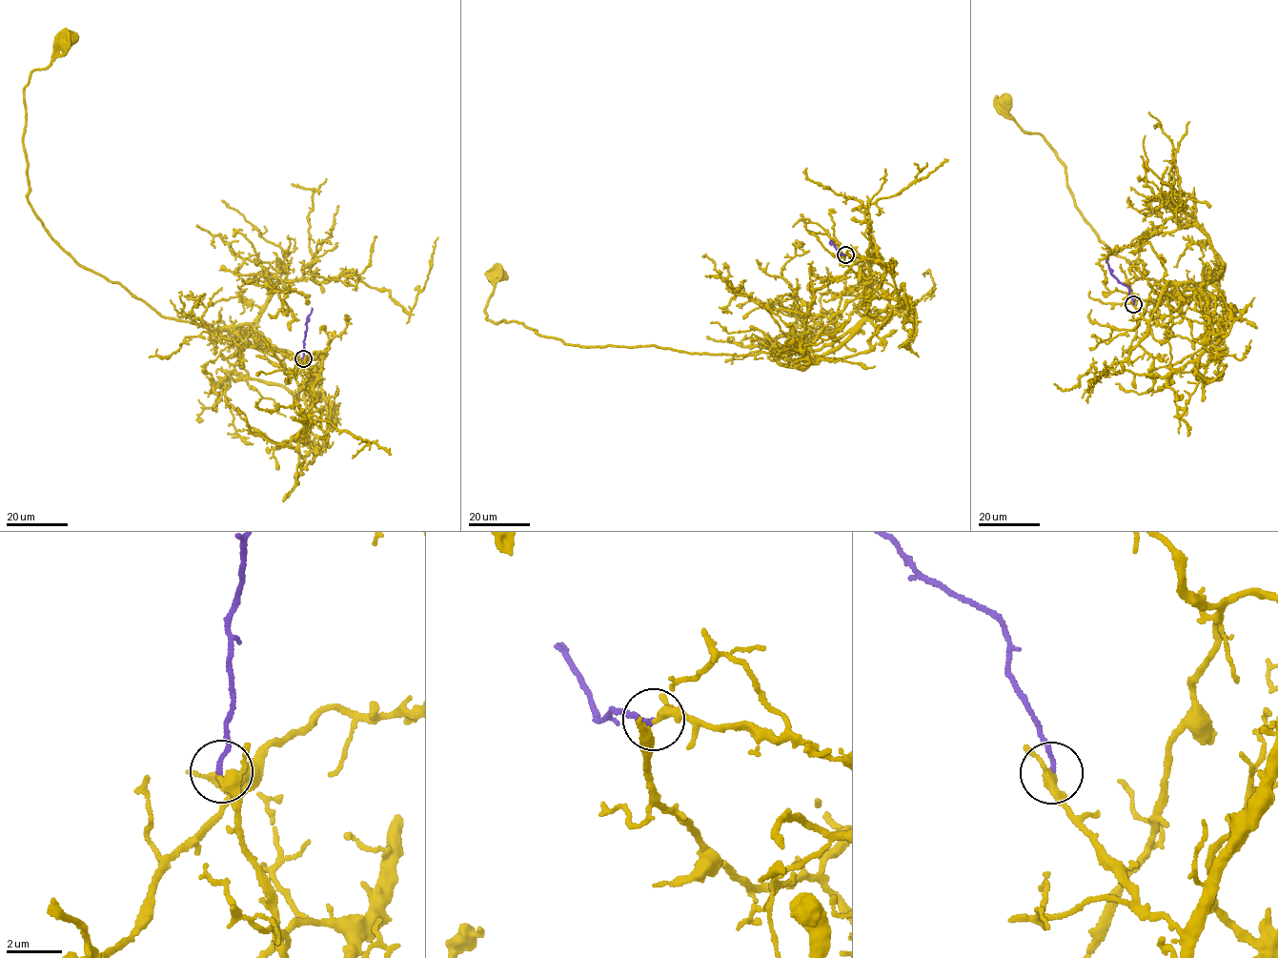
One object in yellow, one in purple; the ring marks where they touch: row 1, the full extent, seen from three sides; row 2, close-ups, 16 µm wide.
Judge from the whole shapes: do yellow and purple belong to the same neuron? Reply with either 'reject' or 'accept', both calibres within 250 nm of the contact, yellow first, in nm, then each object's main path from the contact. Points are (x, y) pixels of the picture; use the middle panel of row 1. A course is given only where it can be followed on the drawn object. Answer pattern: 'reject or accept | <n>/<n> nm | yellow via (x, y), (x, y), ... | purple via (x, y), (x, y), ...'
accept | 280/150 nm | yellow via (845, 254), (866, 258), (867, 314), (819, 349), (777, 357), (580, 347), (496, 324), (484, 310), (496, 274) | purple via (845, 254), (840, 254), (830, 241)

